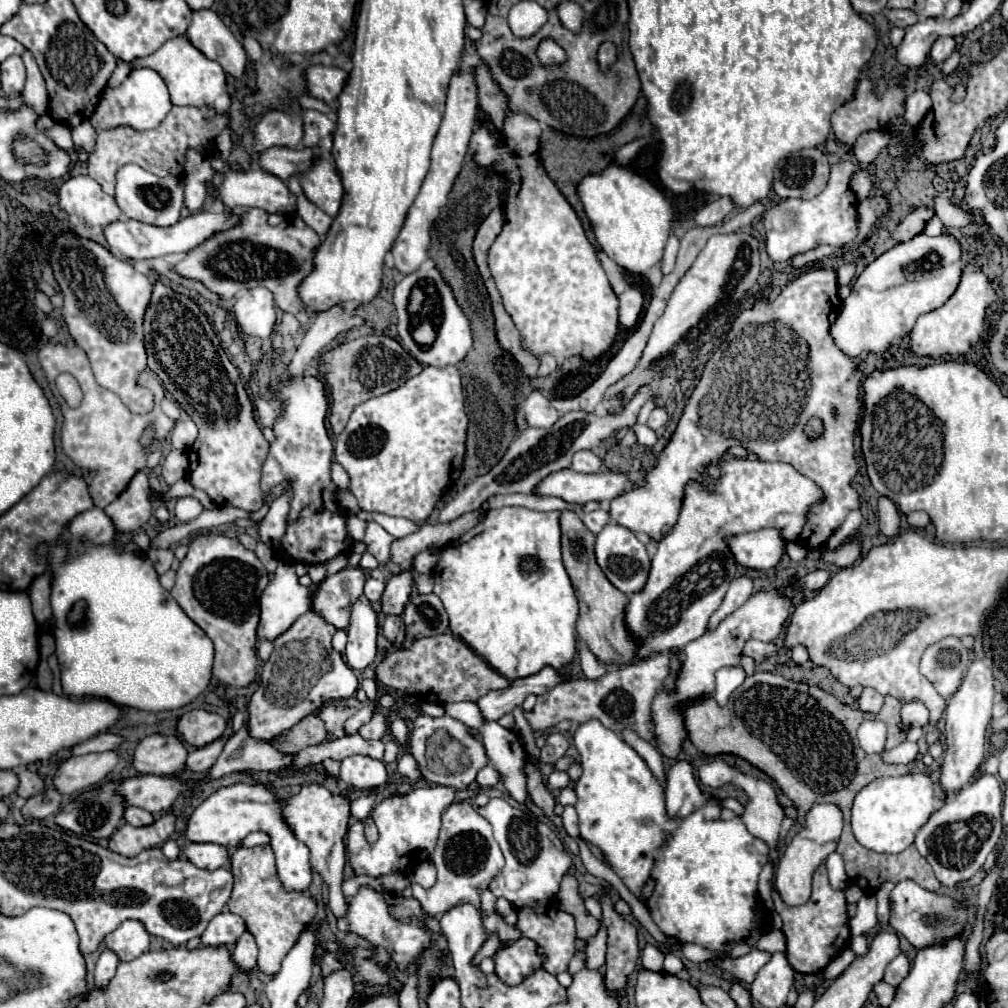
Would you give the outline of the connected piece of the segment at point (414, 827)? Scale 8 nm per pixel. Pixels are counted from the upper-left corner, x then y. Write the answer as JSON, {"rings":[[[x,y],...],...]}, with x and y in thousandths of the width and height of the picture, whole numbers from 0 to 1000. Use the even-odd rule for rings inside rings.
{"rings":[[[430,779],[430,781],[416,781],[402,789],[390,789],[374,797],[368,811],[374,816],[376,832],[374,836],[366,838],[360,828],[360,814],[352,814],[344,826],[344,842],[346,854],[352,868],[366,868],[378,870],[388,866],[404,868],[406,862],[412,858],[426,854],[430,850],[430,842],[438,824],[438,807],[447,799],[451,793],[451,785],[447,781]]]}

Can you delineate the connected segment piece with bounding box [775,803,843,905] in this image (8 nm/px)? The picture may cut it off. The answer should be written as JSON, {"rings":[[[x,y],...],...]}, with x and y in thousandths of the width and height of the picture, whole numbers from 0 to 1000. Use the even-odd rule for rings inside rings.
{"rings":[[[811,797],[799,809],[799,816],[793,820],[791,828],[779,838],[777,848],[769,860],[769,880],[781,898],[797,898],[805,888],[805,872],[820,848],[828,844],[836,822],[836,807],[832,799]]]}

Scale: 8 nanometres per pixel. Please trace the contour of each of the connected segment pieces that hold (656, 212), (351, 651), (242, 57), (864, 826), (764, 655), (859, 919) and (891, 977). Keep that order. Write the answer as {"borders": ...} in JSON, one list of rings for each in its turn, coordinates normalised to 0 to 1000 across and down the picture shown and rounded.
{"borders":[[[[604,164],[596,172],[582,172],[572,184],[578,207],[588,223],[596,247],[618,267],[640,273],[658,255],[670,209],[658,191],[636,174]]],[[[362,594],[348,600],[348,618],[344,622],[344,660],[348,664],[362,664],[374,650],[374,608]]],[[[209,9],[191,11],[186,37],[203,57],[215,61],[225,72],[231,76],[241,74],[245,64],[243,49]]],[[[900,767],[894,771],[874,771],[856,781],[846,797],[844,820],[848,832],[870,846],[894,846],[906,834],[910,824],[922,814],[924,807],[935,800],[928,791],[928,777],[918,767]]],[[[741,636],[739,638],[739,644],[737,644],[739,650],[747,652],[749,656],[755,656],[755,654],[763,654],[769,650],[769,642],[765,638],[757,638],[757,636]]],[[[856,888],[852,892],[852,896],[850,896],[850,908],[842,914],[846,930],[854,928],[858,924],[864,924],[870,918],[868,902],[870,902],[870,894],[868,894],[866,888]]],[[[894,945],[894,947],[888,949],[888,951],[882,955],[882,959],[878,961],[878,969],[876,969],[876,973],[882,975],[882,977],[886,977],[886,979],[892,979],[892,975],[900,969],[902,961],[904,961],[902,949],[900,949],[898,945]]]]}

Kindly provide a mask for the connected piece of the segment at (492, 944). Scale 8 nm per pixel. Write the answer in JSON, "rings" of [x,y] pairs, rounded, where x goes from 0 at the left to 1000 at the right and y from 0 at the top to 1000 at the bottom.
{"rings":[[[489,926],[489,928],[486,928],[482,936],[475,942],[475,944],[473,945],[473,949],[469,951],[469,957],[477,955],[477,951],[489,947],[489,945],[491,945],[491,943],[493,943],[494,940],[495,940],[495,932],[493,930],[493,926]]]}

